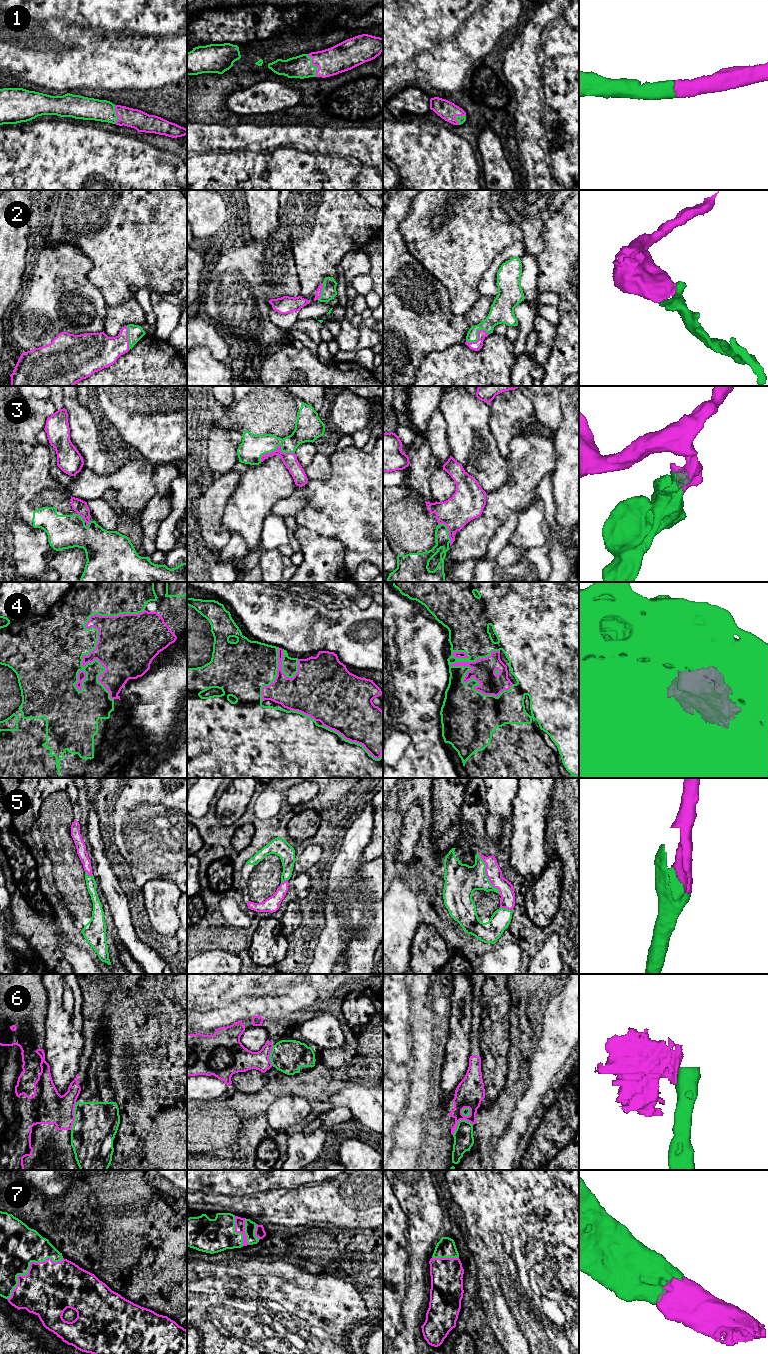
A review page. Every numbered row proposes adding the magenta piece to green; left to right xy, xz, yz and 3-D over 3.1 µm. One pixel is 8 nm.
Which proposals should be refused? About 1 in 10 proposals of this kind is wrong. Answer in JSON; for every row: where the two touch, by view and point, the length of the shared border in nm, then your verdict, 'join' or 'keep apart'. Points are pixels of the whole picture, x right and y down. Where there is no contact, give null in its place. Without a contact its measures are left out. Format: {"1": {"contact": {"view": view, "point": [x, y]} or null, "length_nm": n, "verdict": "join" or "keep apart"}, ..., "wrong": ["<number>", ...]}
{"1": {"contact": {"view": "xz", "point": [314, 66]}, "length_nm": 200, "verdict": "join"}, "2": {"contact": {"view": "yz", "point": [477, 336]}, "length_nm": 200, "verdict": "join"}, "3": {"contact": {"view": "xz", "point": [276, 448]}, "length_nm": 280, "verdict": "join"}, "4": {"contact": {"view": "xy", "point": [97, 639]}, "length_nm": 750, "verdict": "join"}, "5": {"contact": {"view": "yz", "point": [485, 875]}, "length_nm": 380, "verdict": "join"}, "6": {"contact": {"view": "xy", "point": [75, 1116]}, "length_nm": 220, "verdict": "keep apart"}, "7": {"contact": {"view": "xy", "point": [29, 1267]}, "length_nm": 550, "verdict": "join"}, "wrong": ["6"]}

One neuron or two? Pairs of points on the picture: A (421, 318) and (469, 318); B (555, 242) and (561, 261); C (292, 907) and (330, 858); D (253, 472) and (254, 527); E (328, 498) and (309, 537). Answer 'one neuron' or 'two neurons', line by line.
A: one neuron
B: one neuron
C: two neurons
D: one neuron
E: two neurons

